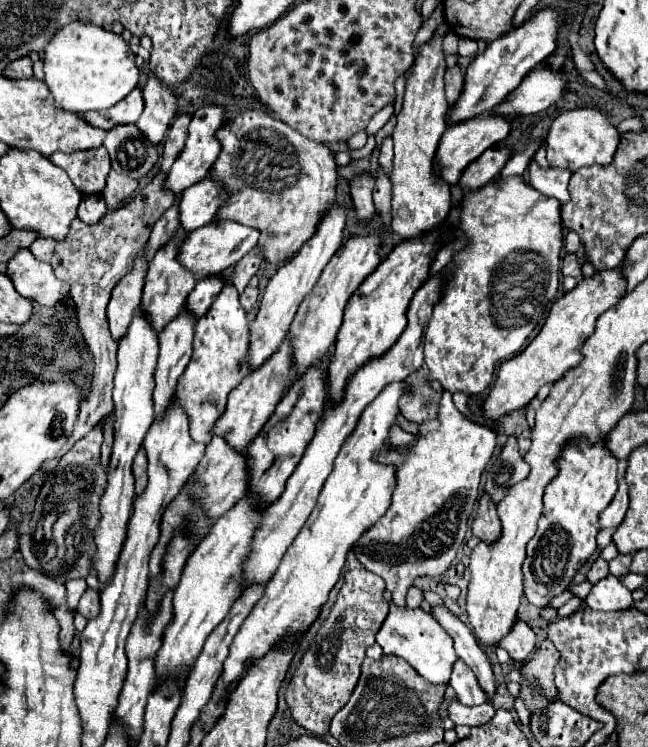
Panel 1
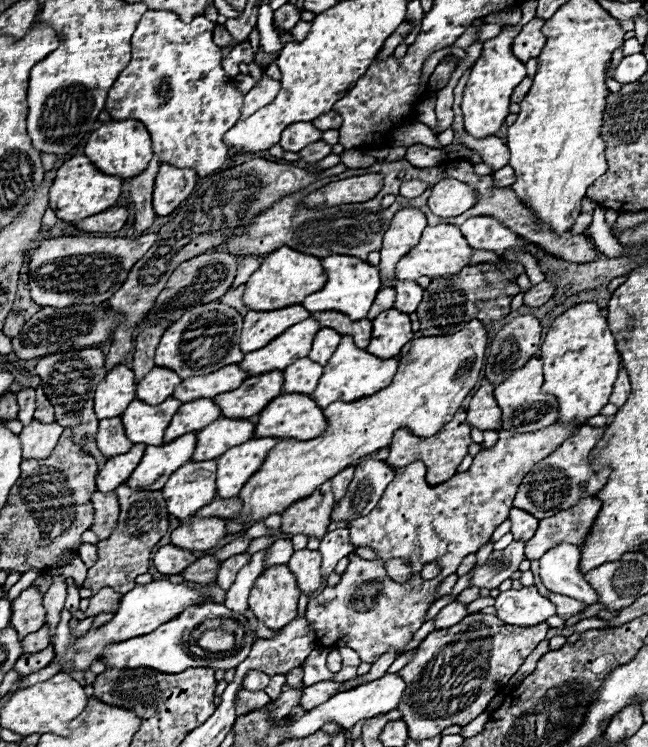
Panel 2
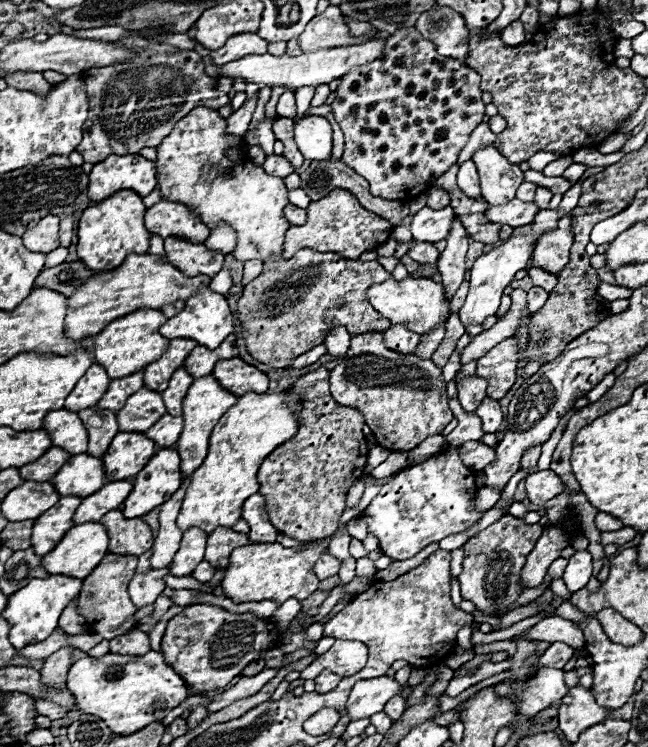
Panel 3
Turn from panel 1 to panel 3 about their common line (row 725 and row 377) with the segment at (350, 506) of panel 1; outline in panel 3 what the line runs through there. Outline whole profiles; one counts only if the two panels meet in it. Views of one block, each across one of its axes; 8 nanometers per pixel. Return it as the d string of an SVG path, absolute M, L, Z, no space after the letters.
M202 376L202 378L196 378L184 398L184 430L180 434L180 440L176 442L176 450L180 452L180 458L182 458L182 474L184 476L190 476L192 470L196 470L206 454L208 454L208 438L210 438L210 432L214 430L216 422L222 418L222 414L234 406L238 402L238 396L234 396L232 392L224 390L214 376Z

